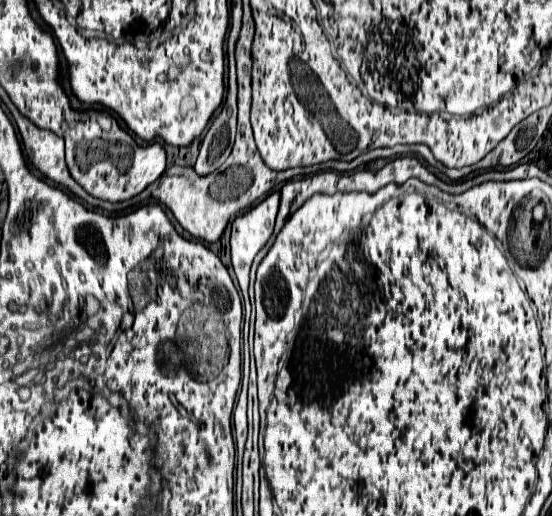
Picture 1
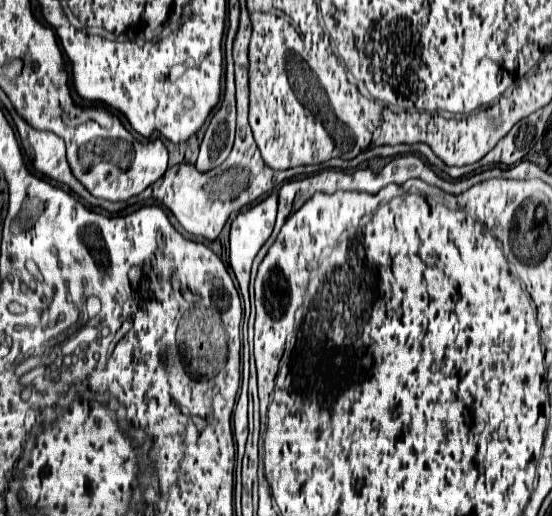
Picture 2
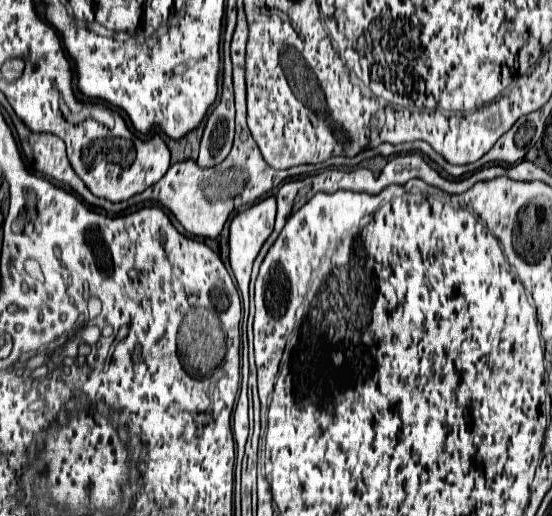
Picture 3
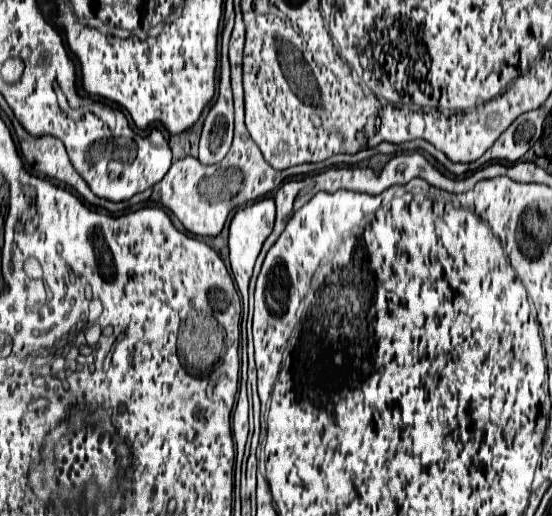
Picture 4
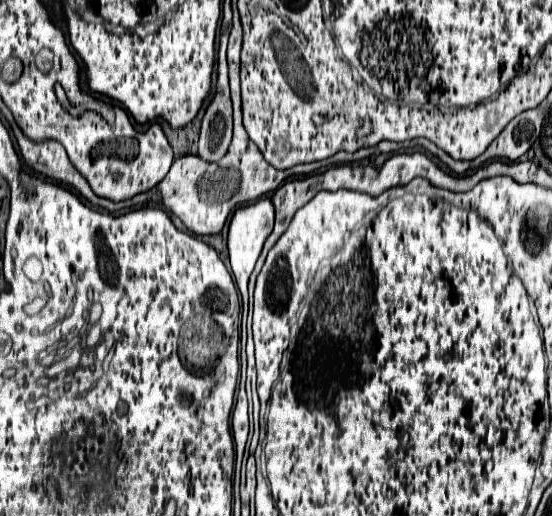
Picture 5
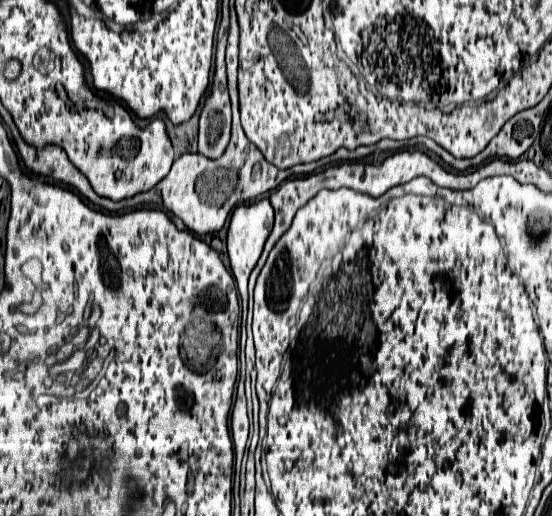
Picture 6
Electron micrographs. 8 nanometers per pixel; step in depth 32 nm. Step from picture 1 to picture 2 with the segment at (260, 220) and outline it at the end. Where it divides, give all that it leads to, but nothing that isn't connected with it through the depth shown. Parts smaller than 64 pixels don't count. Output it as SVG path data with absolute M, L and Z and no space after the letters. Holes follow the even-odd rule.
M270 194L256 206L240 212L230 230L230 266L238 278L240 292L248 294L250 266L258 250L270 238L276 220L278 196Z

